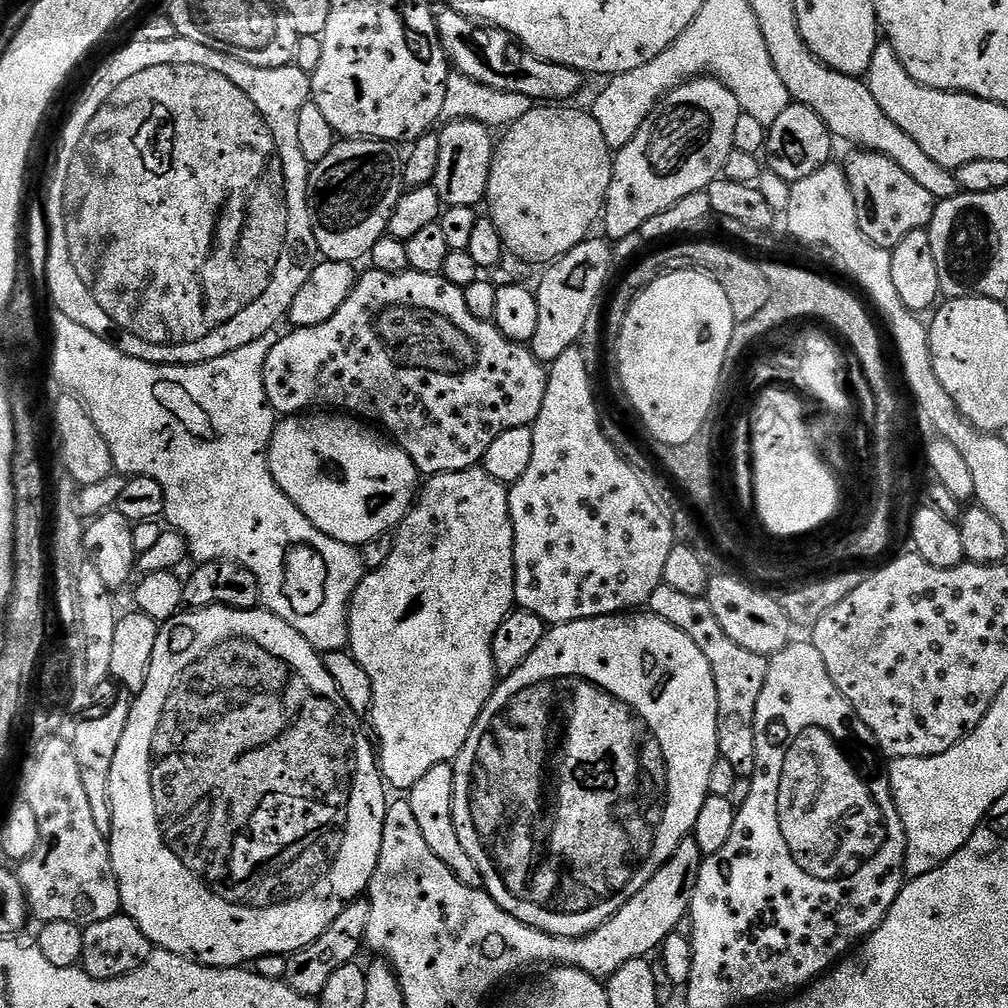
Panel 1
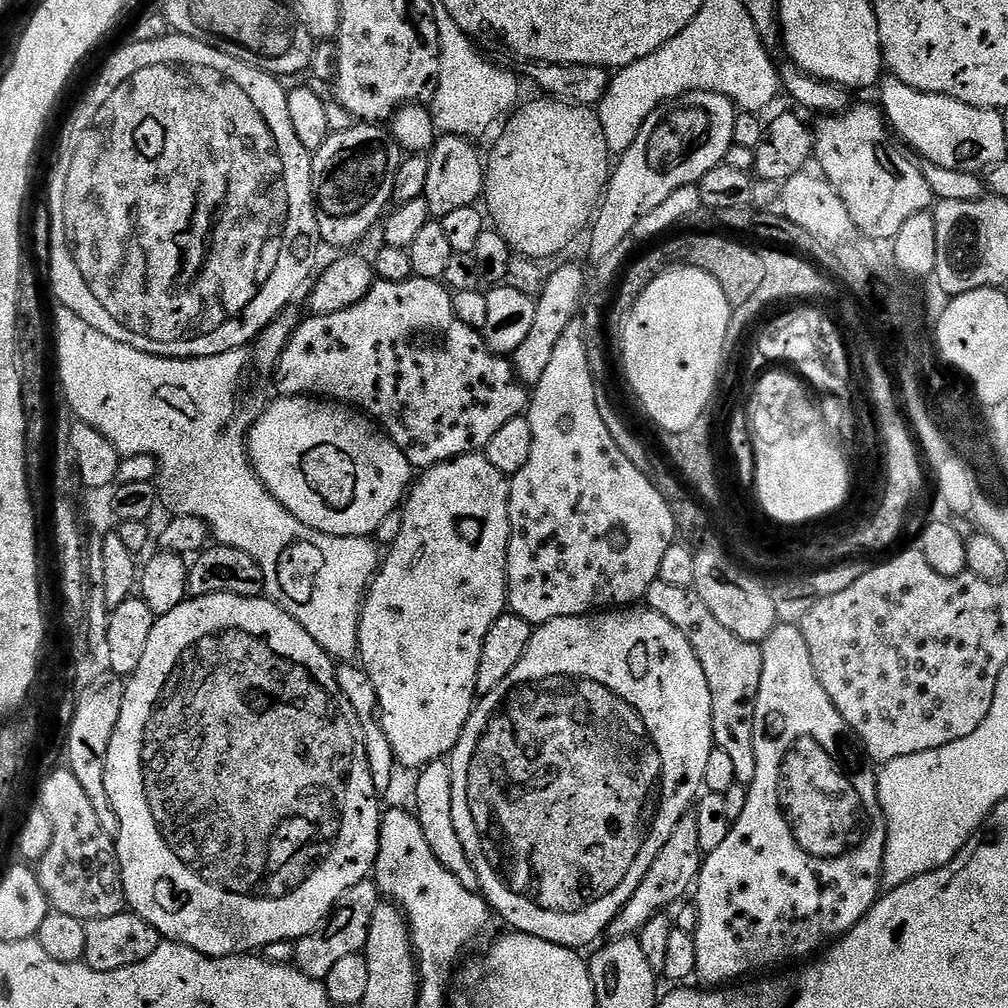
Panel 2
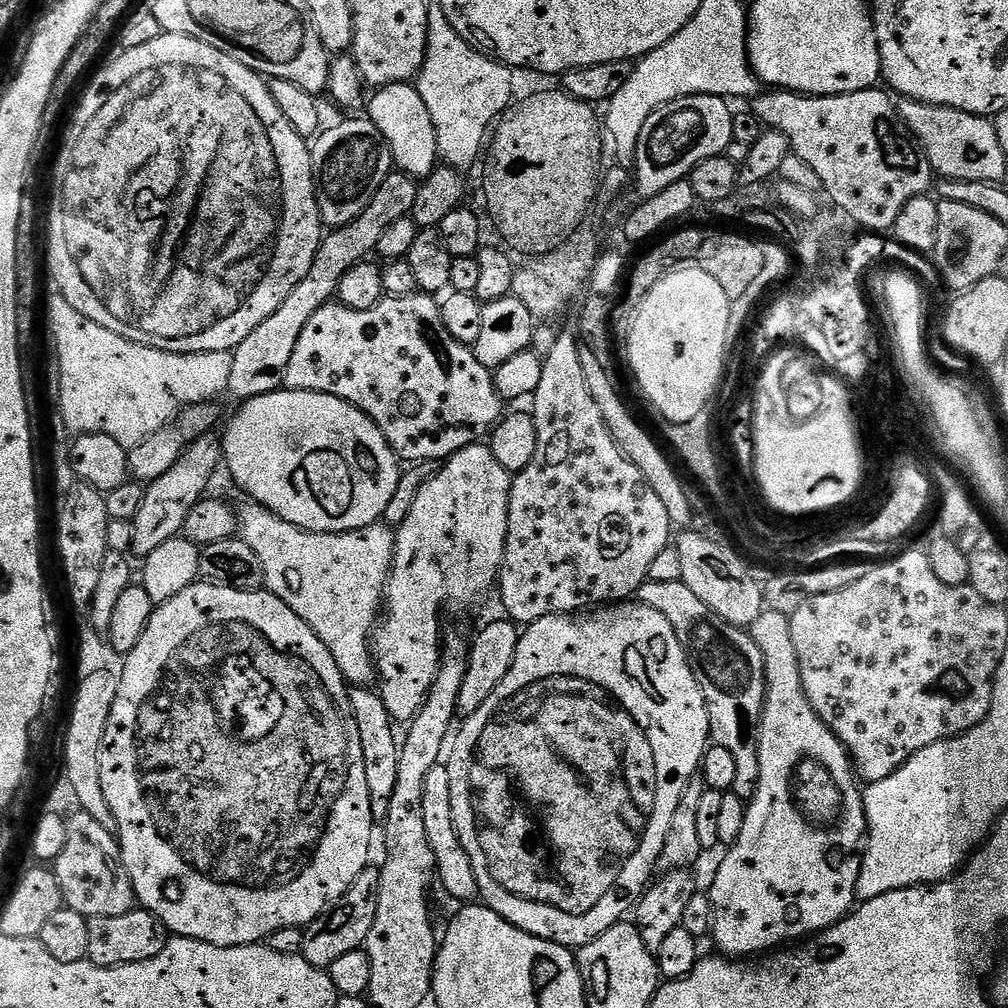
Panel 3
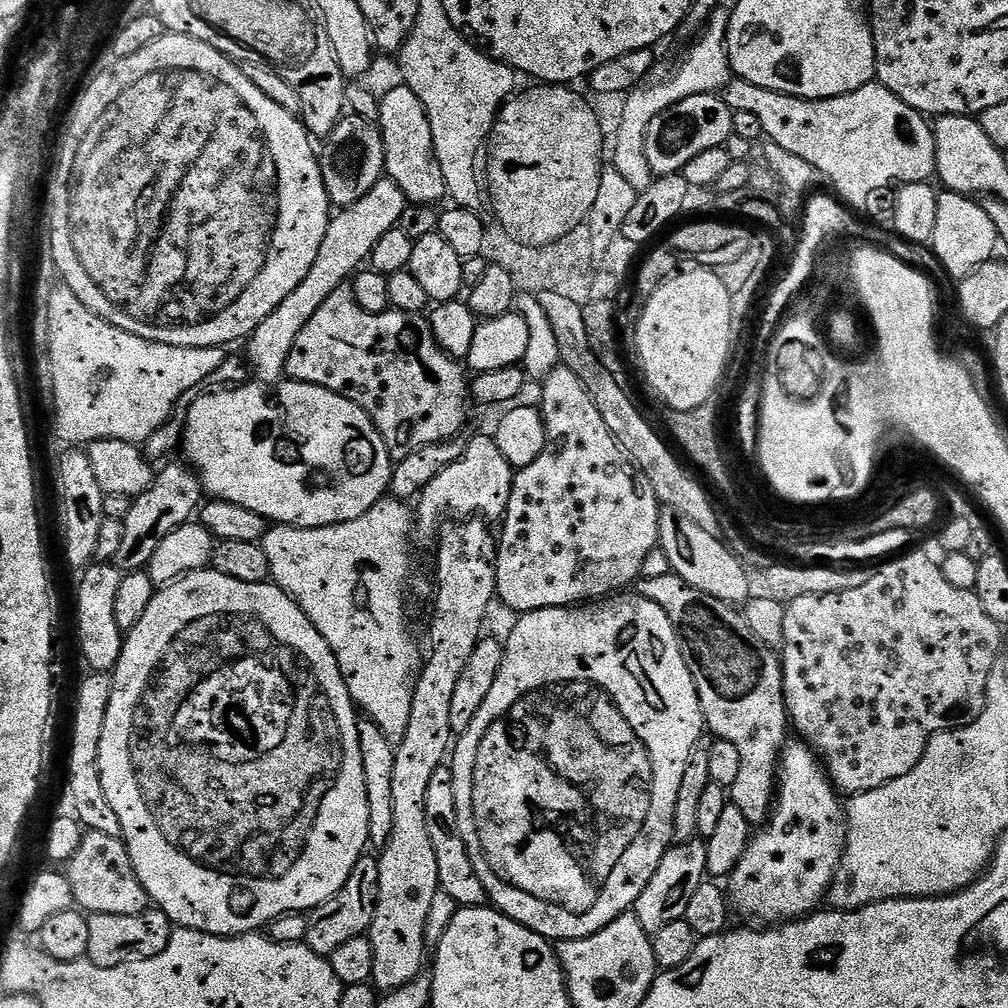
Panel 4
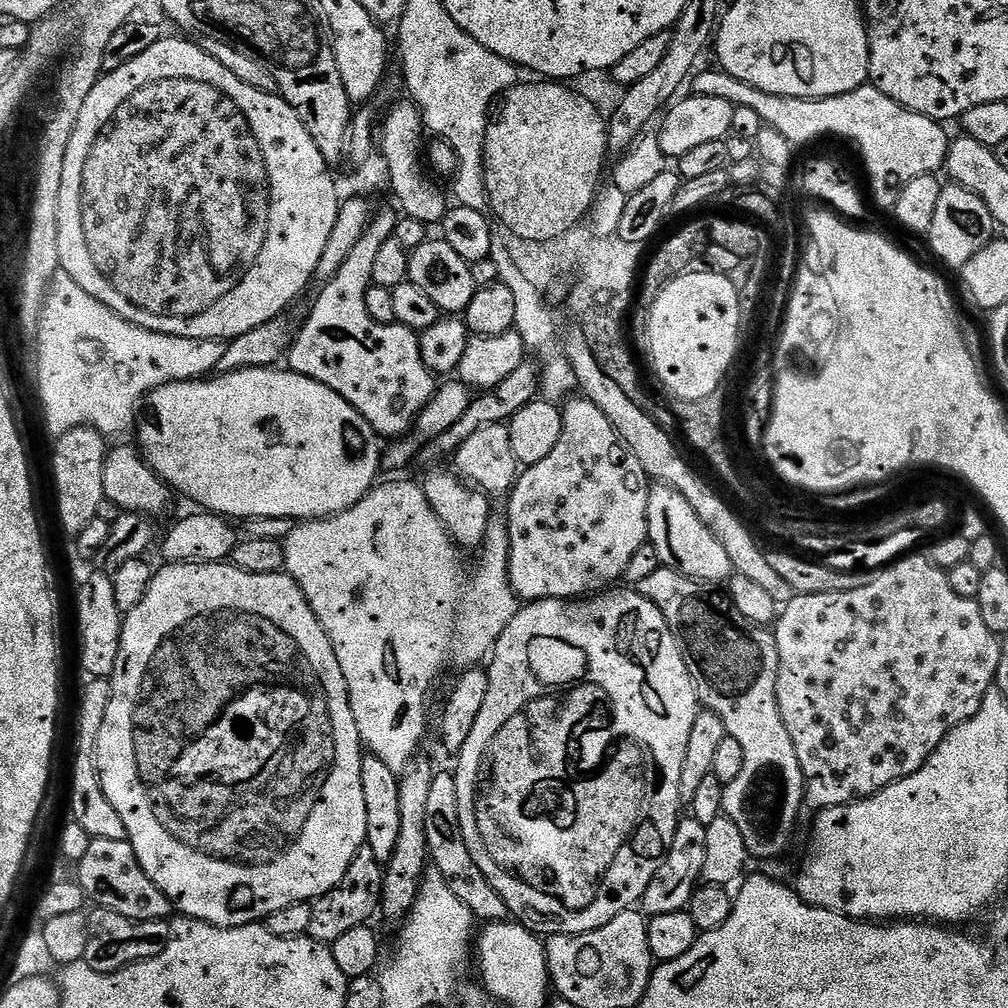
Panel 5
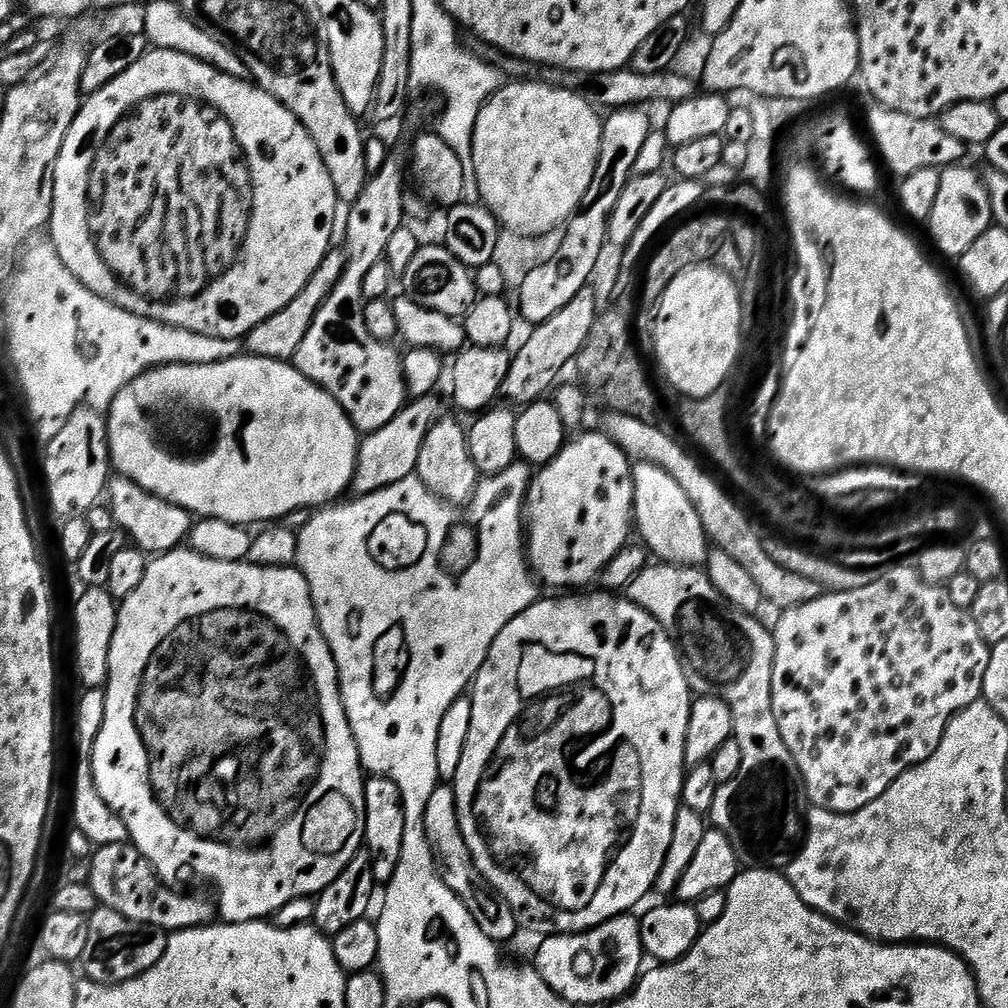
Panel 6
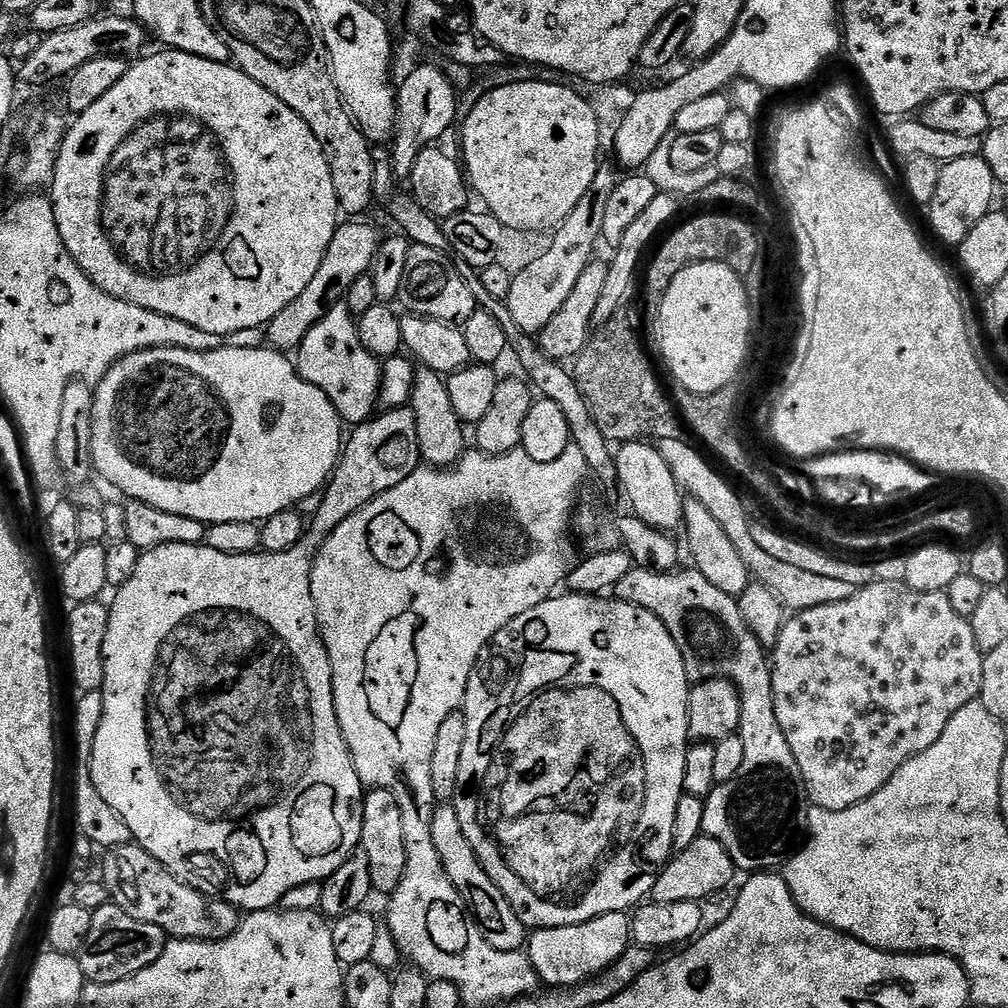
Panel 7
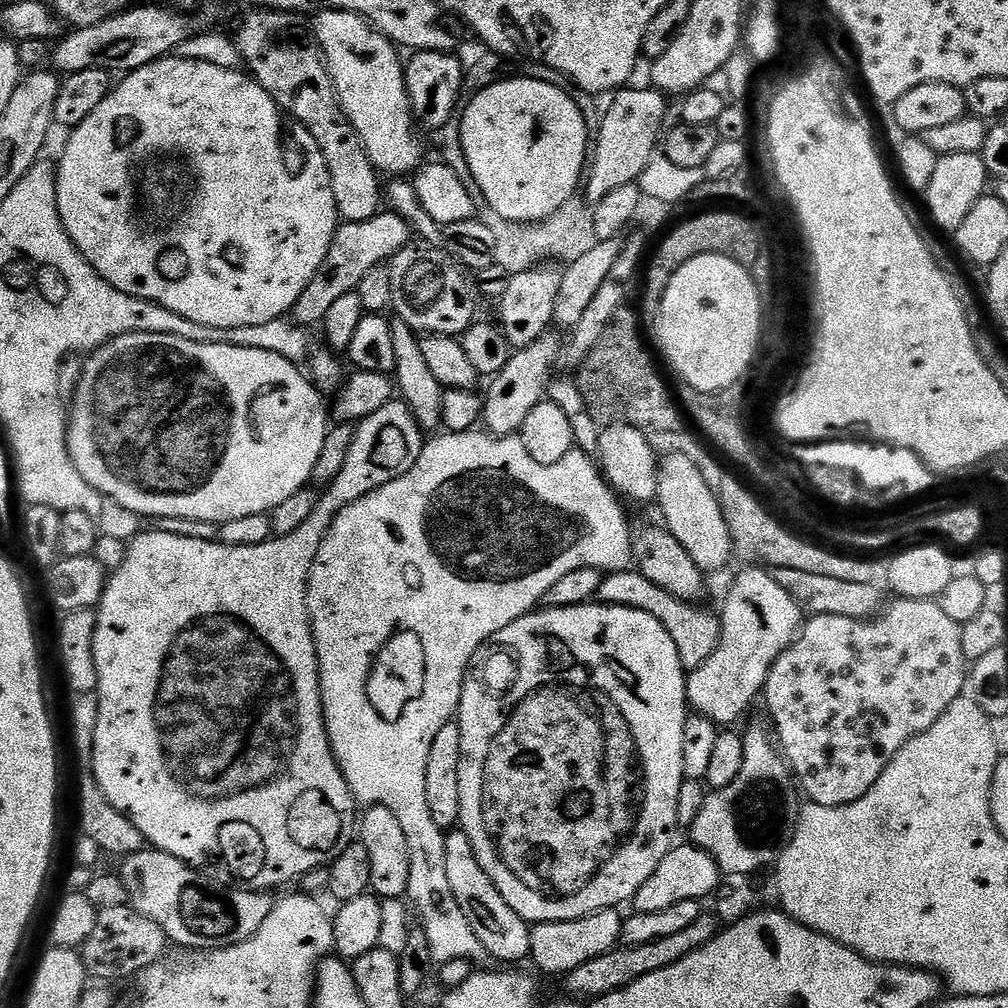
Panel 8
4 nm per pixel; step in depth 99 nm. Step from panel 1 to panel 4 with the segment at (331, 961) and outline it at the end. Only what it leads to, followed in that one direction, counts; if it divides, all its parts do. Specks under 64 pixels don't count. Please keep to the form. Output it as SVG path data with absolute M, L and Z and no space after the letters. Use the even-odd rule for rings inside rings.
M375 855L361 856L340 893L307 913L308 929L303 943L307 944L310 950L314 950L319 956L331 957L332 952L338 950L338 946L350 942L350 938L365 935L372 927L374 910L378 902L379 865L379 859Z

